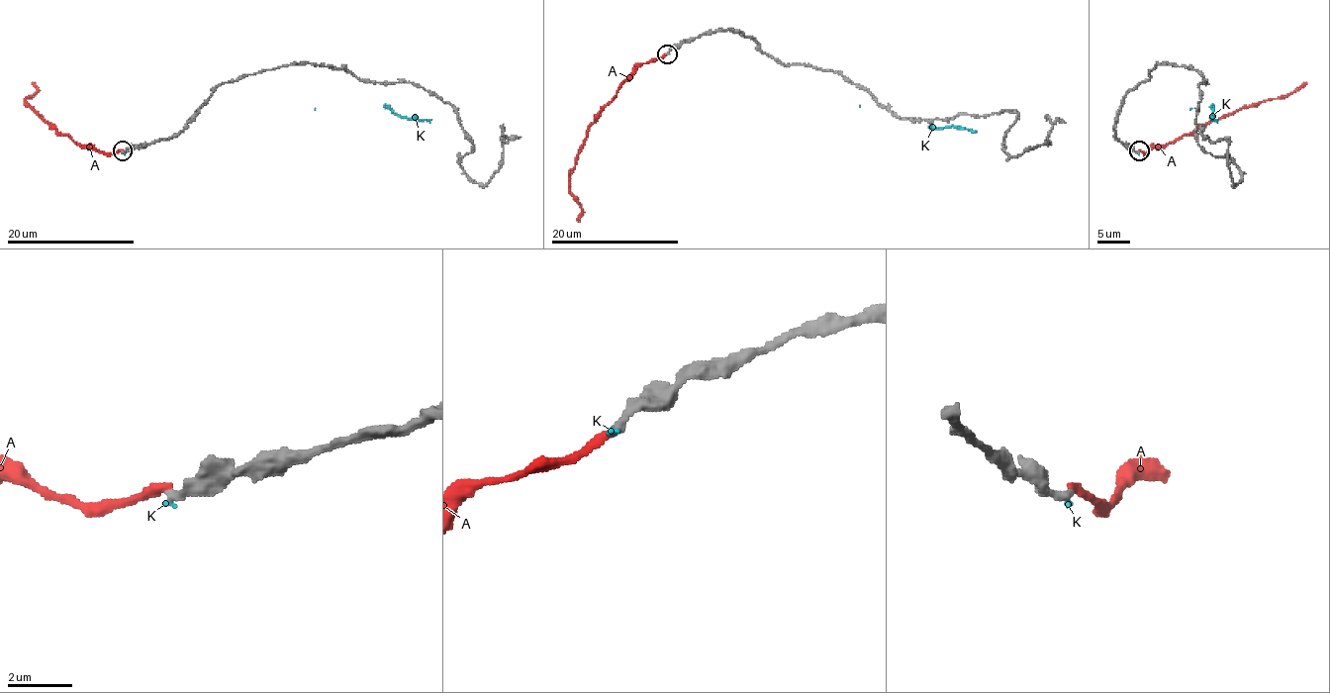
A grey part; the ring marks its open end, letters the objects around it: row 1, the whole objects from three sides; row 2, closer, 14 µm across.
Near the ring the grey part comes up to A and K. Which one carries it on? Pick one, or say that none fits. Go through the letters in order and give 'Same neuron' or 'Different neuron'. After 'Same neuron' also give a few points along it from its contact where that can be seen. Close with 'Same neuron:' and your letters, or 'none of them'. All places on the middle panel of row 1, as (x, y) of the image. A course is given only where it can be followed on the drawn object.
A: Different neuron
K: Different neuron
Same neuron: none of them

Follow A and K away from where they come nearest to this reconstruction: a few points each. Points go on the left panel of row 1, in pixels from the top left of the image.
A: (121, 151), (84, 148), (45, 121), (25, 101), (37, 92), (33, 82)
K: (123, 152), (315, 108), (388, 106), (407, 118), (431, 119)

